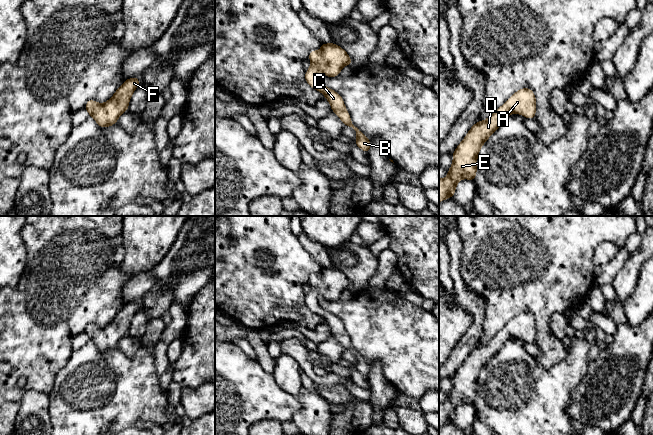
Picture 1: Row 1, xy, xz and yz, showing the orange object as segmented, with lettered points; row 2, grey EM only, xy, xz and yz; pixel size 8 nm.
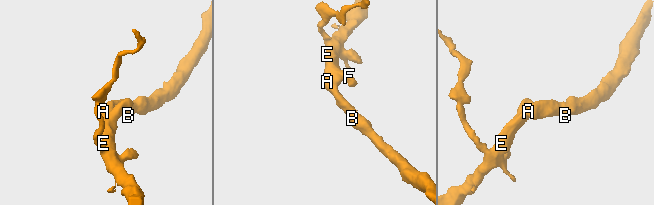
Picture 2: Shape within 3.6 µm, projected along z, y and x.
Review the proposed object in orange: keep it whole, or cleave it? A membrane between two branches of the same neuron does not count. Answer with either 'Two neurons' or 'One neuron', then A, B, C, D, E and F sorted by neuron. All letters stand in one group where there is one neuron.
One neuron. Groups: A B C D E F

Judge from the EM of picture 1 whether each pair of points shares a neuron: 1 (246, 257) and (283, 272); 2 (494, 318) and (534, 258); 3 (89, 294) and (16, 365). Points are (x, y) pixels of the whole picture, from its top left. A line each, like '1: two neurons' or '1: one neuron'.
1: one neuron
2: one neuron
3: one neuron

